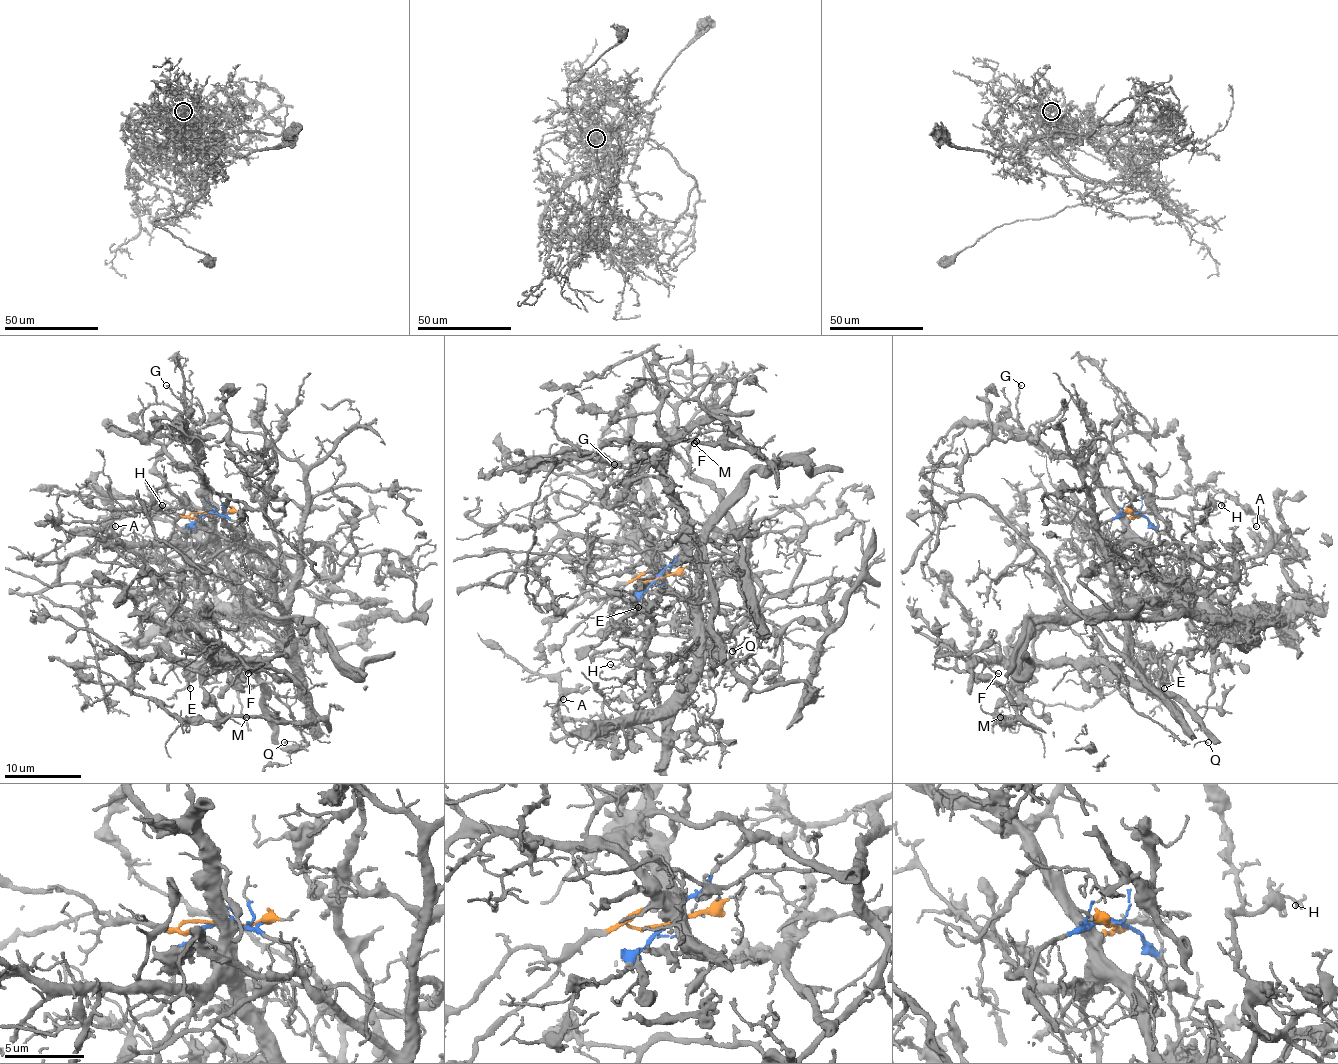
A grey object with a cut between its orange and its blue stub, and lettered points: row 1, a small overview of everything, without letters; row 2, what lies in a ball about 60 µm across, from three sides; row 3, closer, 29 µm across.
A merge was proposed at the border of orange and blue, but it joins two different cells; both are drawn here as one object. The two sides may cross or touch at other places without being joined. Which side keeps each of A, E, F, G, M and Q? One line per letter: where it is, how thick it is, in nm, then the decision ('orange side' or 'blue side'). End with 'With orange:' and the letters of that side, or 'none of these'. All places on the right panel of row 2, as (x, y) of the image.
A: place (1256, 526); calibre 160 nm; orange side
E: place (1164, 688); calibre 140 nm; orange side
F: place (998, 673); calibre 150 nm; blue side
G: place (1021, 385); calibre 160 nm; orange side
M: place (1000, 717); calibre 340 nm; blue side
Q: place (1208, 742); calibre 80 nm; blue side
With orange: A, E, G

